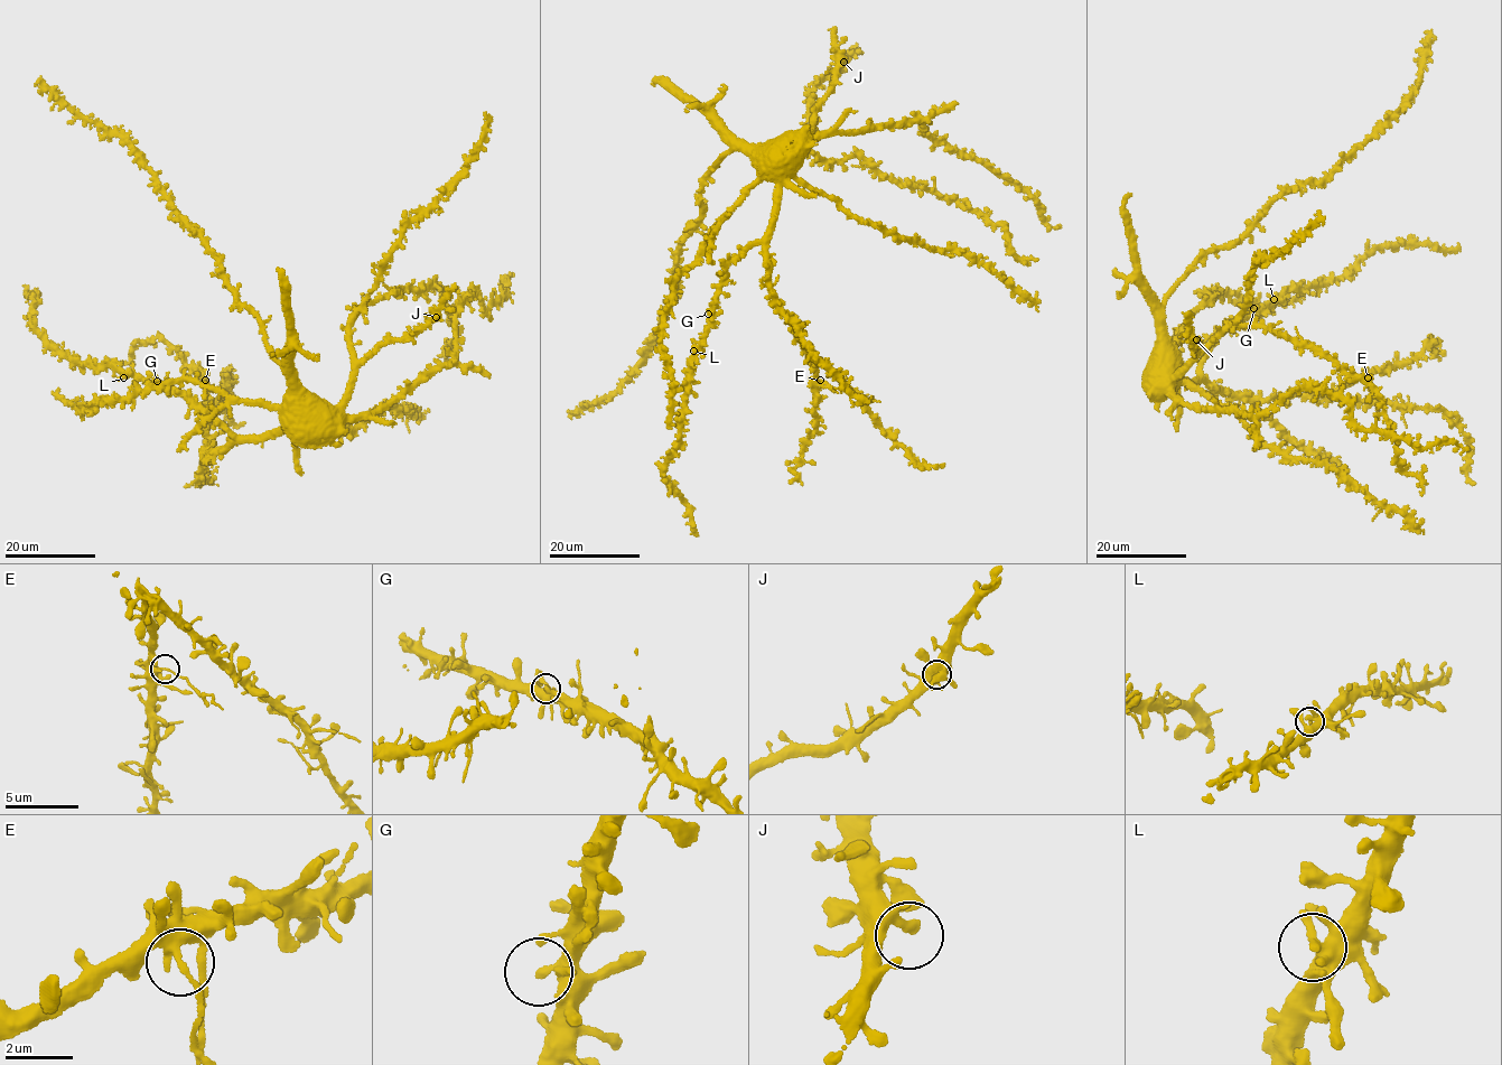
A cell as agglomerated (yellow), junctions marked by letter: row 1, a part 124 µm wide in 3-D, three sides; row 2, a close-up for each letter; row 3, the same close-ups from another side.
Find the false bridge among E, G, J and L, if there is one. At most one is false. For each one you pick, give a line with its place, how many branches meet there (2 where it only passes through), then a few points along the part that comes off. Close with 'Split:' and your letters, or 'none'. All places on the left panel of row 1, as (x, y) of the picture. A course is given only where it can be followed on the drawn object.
E: at (205, 380); 3 branches meet; foreign part runs (205, 380), (205, 414)
Split: E

